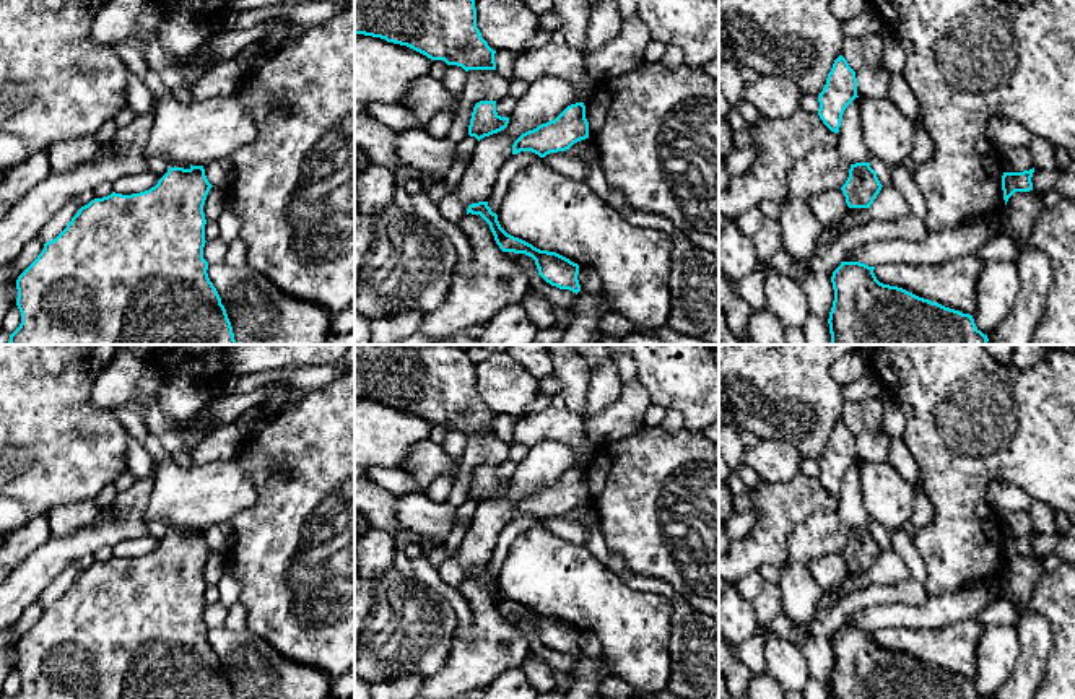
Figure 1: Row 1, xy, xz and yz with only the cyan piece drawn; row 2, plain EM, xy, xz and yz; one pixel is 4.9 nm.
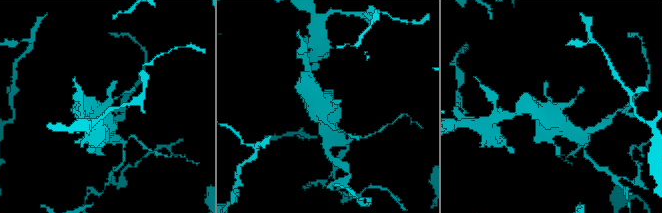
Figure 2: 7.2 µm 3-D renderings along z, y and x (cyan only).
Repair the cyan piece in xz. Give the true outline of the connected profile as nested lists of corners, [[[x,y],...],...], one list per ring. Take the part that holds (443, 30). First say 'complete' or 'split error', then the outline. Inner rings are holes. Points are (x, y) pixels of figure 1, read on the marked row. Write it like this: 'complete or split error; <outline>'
complete; [[[355,0],[355,34],[407,46],[465,72],[496,70],[496,50],[477,28],[475,0]]]

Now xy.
complete; [[[174,166],[150,190],[132,195],[112,192],[81,206],[18,276],[21,323],[8,345],[237,345],[203,258],[203,205],[211,187],[203,166]]]

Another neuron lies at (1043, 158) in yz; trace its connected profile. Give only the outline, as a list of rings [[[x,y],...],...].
[[[1034,137],[1031,145],[1031,161],[1033,167],[1038,171],[1049,171],[1055,167],[1055,146],[1042,137]]]

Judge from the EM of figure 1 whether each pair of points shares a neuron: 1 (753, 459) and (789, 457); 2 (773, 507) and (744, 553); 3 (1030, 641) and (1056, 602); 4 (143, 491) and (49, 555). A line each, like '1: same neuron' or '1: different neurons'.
1: same neuron
2: same neuron
3: different neurons
4: same neuron

